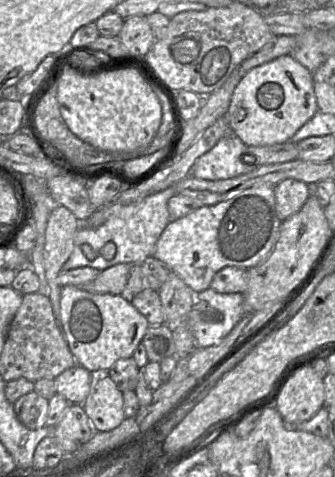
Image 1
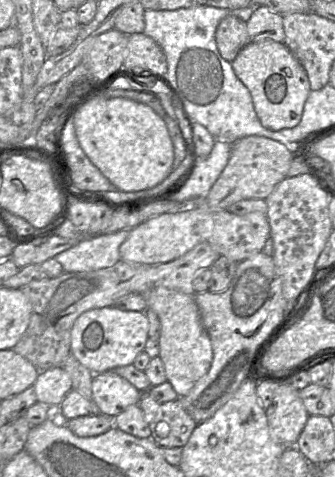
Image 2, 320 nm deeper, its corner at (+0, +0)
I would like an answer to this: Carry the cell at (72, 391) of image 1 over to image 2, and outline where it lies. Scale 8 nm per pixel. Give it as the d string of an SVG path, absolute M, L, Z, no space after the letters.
M54 367L40 371L33 386L38 402L55 407L72 390L72 379L62 367Z

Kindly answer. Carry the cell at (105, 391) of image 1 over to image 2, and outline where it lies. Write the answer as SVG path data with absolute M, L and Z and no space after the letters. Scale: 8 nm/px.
M113 371L93 375L93 402L99 413L116 417L128 407L138 405L142 392Z

